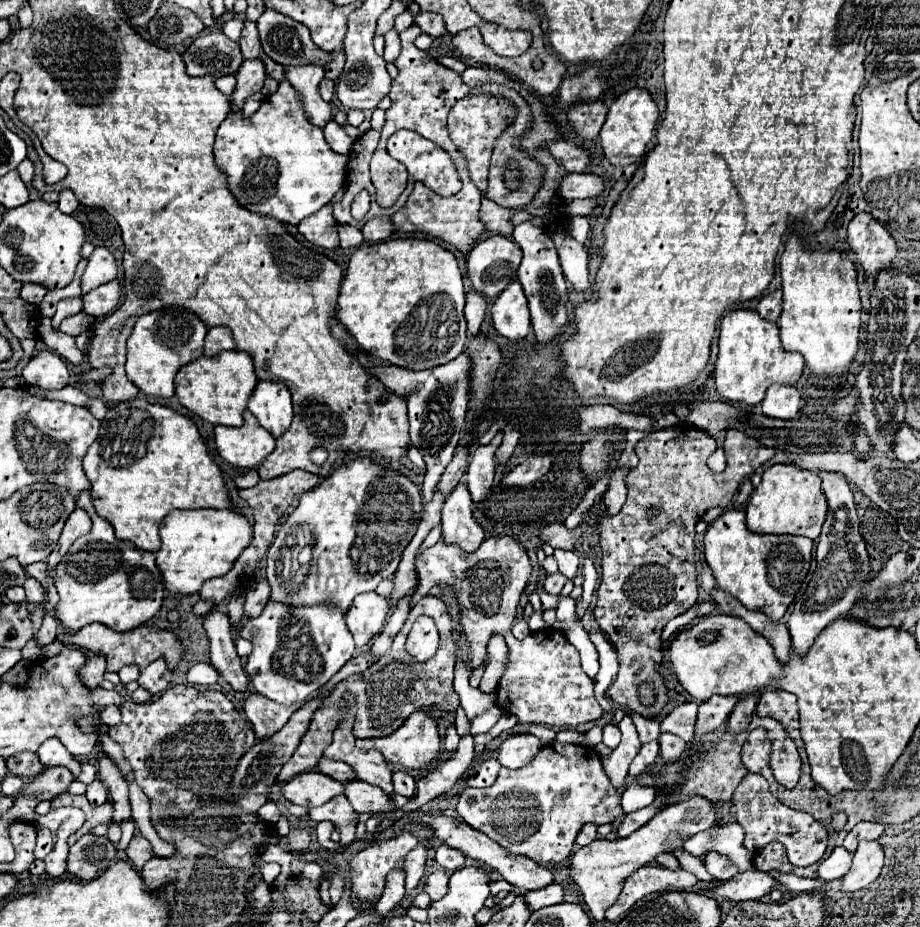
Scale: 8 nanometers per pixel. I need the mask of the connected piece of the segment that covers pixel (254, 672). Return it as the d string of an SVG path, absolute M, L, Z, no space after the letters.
M270 600L258 618L242 622L242 626L238 628L238 634L254 644L254 650L246 658L246 666L244 666L254 690L286 706L304 702L312 692L322 688L356 652L356 644L346 628L344 614L338 612L338 608L326 608L326 606L294 606L292 608L292 606Z

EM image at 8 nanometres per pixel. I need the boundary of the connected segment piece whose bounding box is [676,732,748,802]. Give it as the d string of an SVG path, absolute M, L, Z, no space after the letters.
M748 732L742 734L742 736L736 736L736 738L730 736L730 734L724 734L724 736L720 738L720 742L716 744L716 748L710 750L704 760L698 760L698 762L696 762L696 760L692 758L692 762L690 762L690 766L688 766L688 772L686 772L686 780L678 786L676 792L682 792L682 794L686 794L686 796L700 794L700 796L704 796L704 798L708 798L708 800L712 800L712 802L728 802L728 800L732 798L734 788L736 788L736 786L742 782L742 778L748 774L748 770L744 768L744 764L742 764L742 760L740 760L740 750L742 750L742 746L744 746L744 742L746 742L746 736L748 736Z

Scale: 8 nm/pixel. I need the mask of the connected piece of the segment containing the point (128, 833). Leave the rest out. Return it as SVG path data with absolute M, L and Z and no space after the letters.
M130 818L130 820L120 822L120 828L122 828L122 838L120 838L120 842L116 844L116 848L118 848L118 850L126 850L130 838L132 838L134 832L136 832L136 824L134 824L134 820Z

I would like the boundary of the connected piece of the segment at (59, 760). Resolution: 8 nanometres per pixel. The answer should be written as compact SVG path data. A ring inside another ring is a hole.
M56 738L46 740L40 748L38 748L38 758L40 762L50 768L50 766L64 766L67 767L73 774L76 780L81 772L80 763L70 756L70 752L64 748L64 744Z

